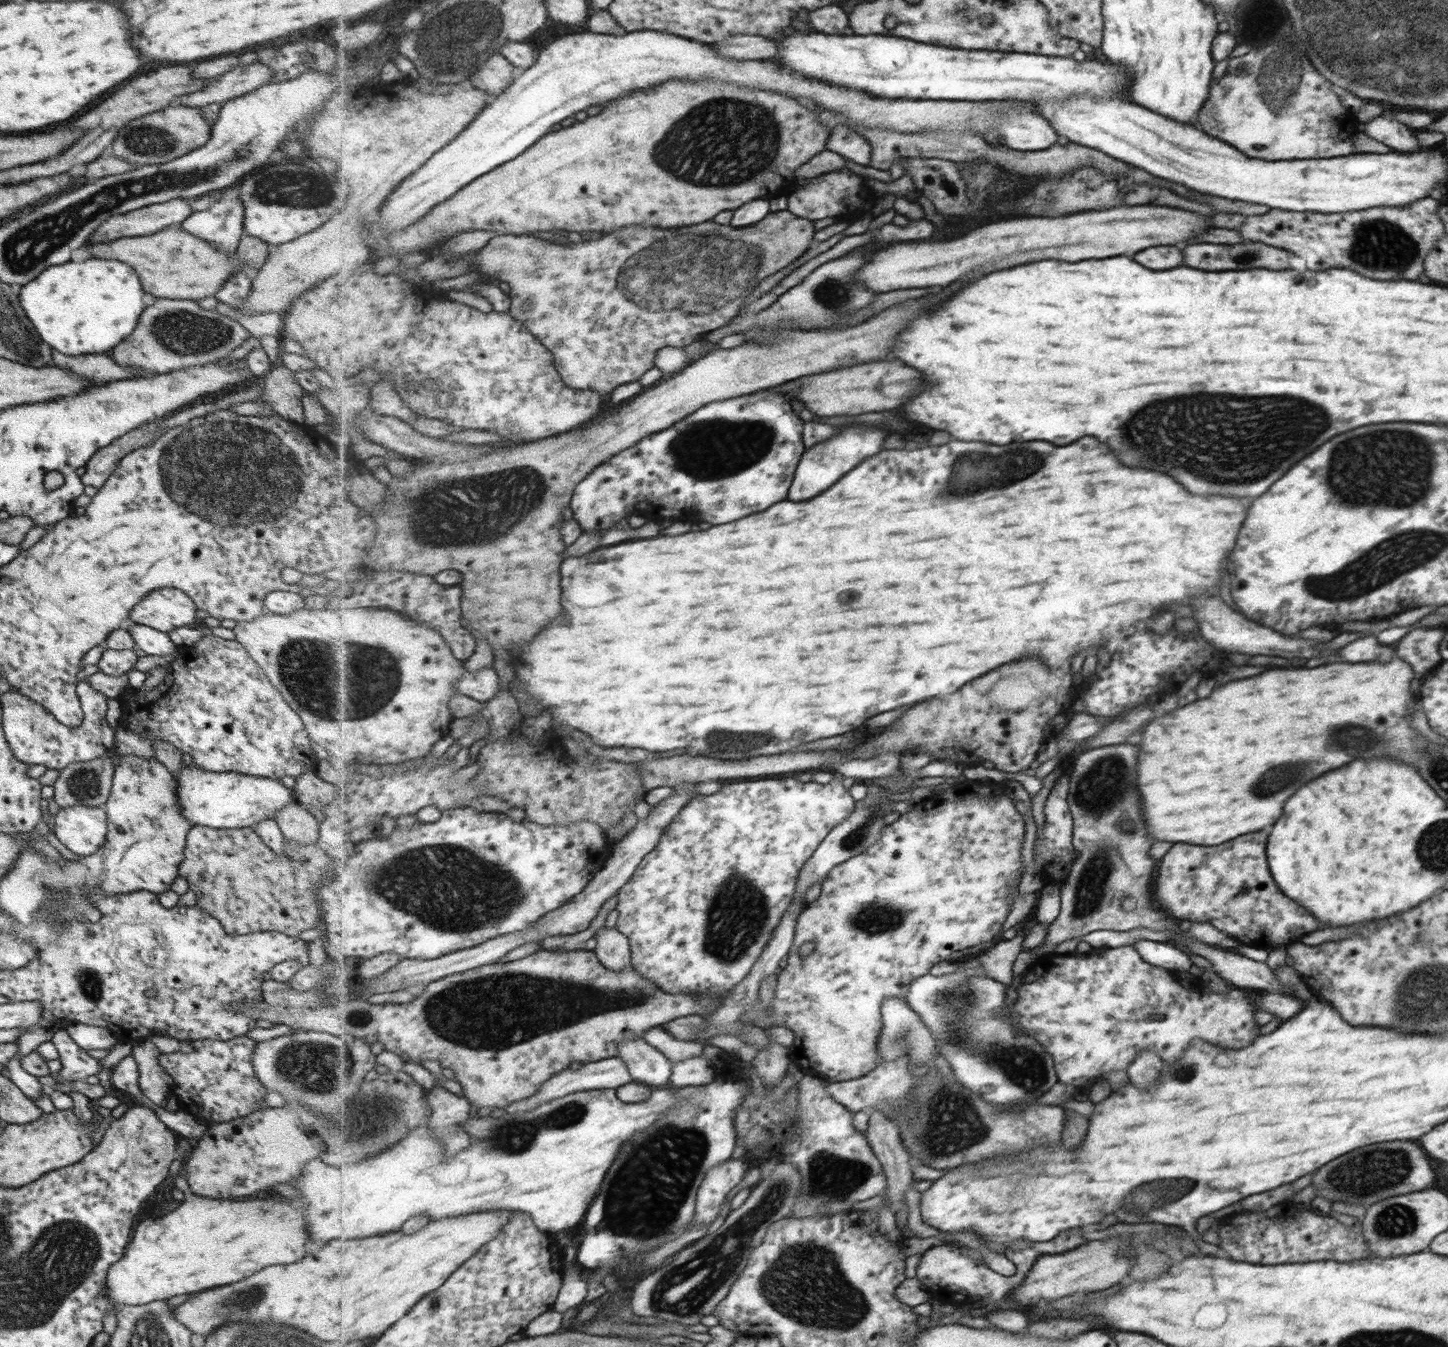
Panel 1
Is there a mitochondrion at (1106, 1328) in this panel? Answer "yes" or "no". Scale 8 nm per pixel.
no

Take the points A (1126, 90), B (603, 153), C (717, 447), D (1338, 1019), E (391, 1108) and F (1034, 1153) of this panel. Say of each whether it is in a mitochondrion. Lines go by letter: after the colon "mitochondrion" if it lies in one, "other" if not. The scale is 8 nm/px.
A: other
B: other
C: mitochondrion
D: other
E: mitochondrion
F: other

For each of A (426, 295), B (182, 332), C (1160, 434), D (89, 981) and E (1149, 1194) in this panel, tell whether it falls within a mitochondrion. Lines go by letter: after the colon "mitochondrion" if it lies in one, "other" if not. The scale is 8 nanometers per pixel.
A: other
B: mitochondrion
C: mitochondrion
D: mitochondrion
E: mitochondrion

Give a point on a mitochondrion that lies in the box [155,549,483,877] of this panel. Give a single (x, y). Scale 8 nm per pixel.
(305, 672)

